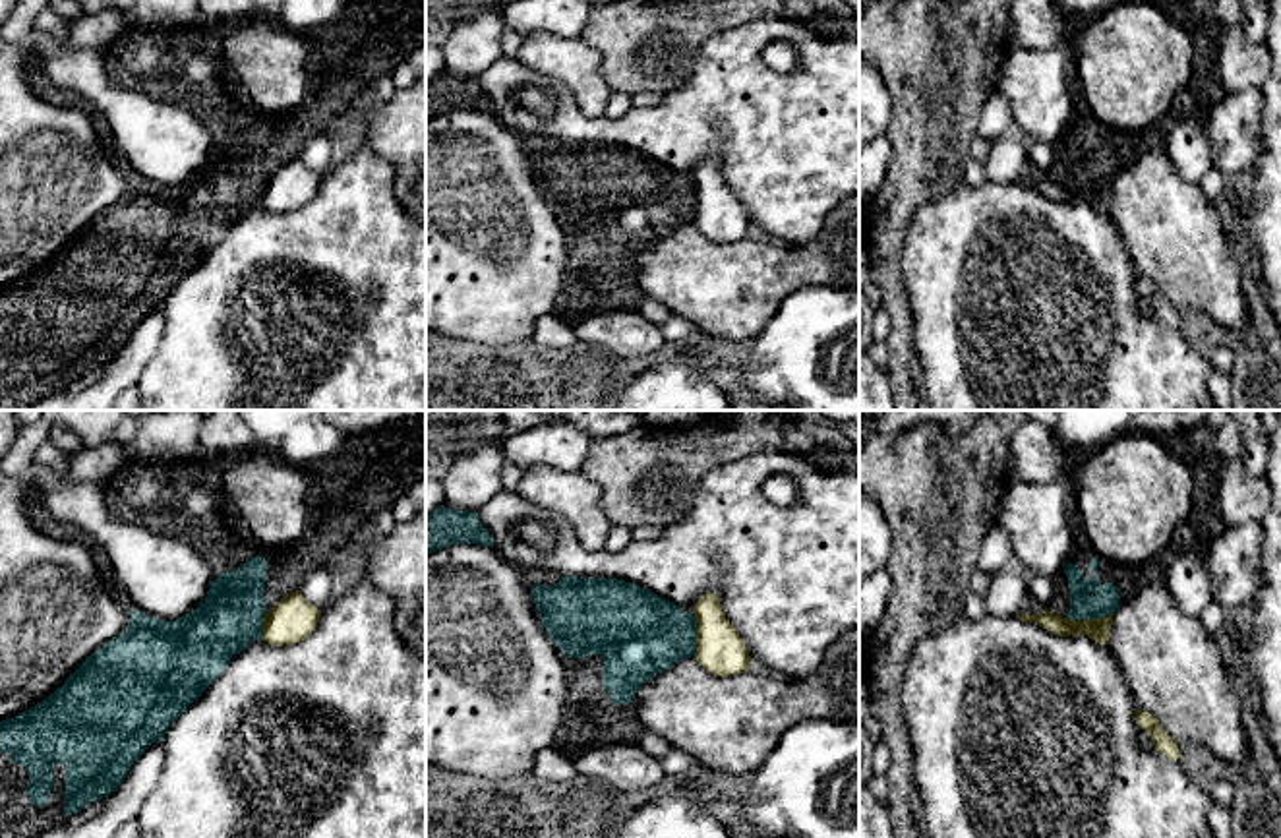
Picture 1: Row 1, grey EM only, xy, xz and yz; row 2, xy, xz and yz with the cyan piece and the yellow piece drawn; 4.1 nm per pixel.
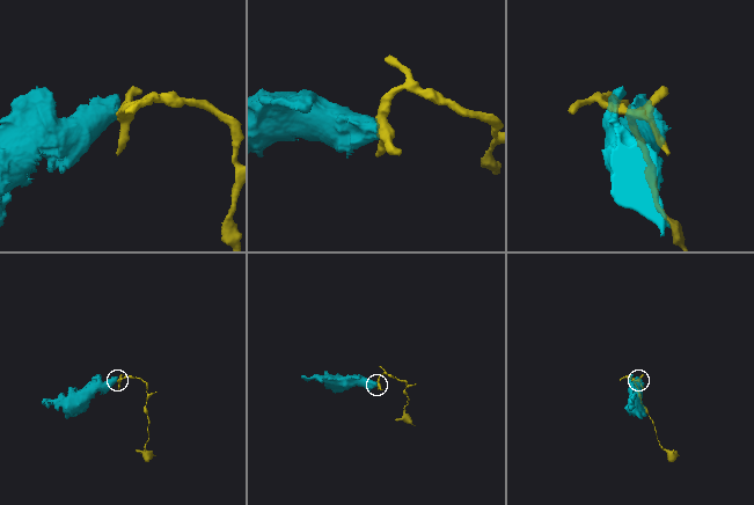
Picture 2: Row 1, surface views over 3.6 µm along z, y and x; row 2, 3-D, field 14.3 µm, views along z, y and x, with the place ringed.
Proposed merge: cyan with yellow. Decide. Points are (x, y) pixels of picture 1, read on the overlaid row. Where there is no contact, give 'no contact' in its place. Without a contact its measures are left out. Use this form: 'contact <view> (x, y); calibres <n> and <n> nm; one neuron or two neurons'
contact yz (1088, 618); calibres 110 and 100 nm; two neurons

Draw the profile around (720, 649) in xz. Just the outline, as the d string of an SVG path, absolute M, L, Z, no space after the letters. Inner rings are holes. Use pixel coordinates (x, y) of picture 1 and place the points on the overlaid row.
M706 592L693 606L697 646L695 660L710 673L731 677L749 670L749 650L726 619L716 592Z

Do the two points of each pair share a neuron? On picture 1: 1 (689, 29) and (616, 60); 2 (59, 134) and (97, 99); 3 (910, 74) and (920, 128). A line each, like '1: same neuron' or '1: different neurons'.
1: same neuron
2: different neurons
3: same neuron

